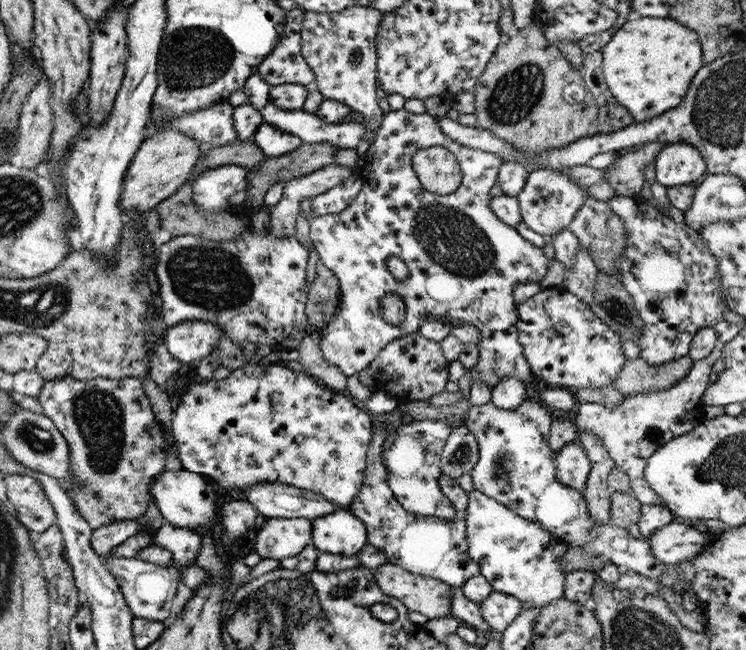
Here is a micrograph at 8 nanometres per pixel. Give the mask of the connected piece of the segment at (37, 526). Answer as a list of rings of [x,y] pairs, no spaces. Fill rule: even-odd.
[[[3,474],[3,482],[10,510],[28,531],[40,533],[54,524],[53,507],[37,479],[29,475]]]

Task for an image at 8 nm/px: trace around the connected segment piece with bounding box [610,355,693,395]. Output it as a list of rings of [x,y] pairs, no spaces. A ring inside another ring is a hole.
[[[687,355],[657,367],[651,367],[639,358],[626,359],[610,385],[623,395],[665,389],[681,381],[692,364]]]

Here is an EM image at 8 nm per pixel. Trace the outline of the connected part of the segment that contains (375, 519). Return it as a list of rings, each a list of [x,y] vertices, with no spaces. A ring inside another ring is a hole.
[[[389,425],[373,430],[367,448],[363,480],[347,510],[365,525],[368,538],[365,542],[381,550],[387,557],[387,562],[410,574],[435,578],[446,585],[460,587],[469,578],[480,575],[479,565],[467,556],[464,524],[468,493],[461,489],[456,478],[441,474],[438,478],[439,490],[453,505],[455,515],[451,519],[443,519],[405,511],[387,485],[387,469],[381,461],[381,452],[390,434],[393,436]]]

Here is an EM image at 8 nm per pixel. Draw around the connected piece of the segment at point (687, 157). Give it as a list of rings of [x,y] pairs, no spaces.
[[[689,143],[665,144],[653,164],[654,182],[664,187],[687,185],[706,174],[701,153]]]

